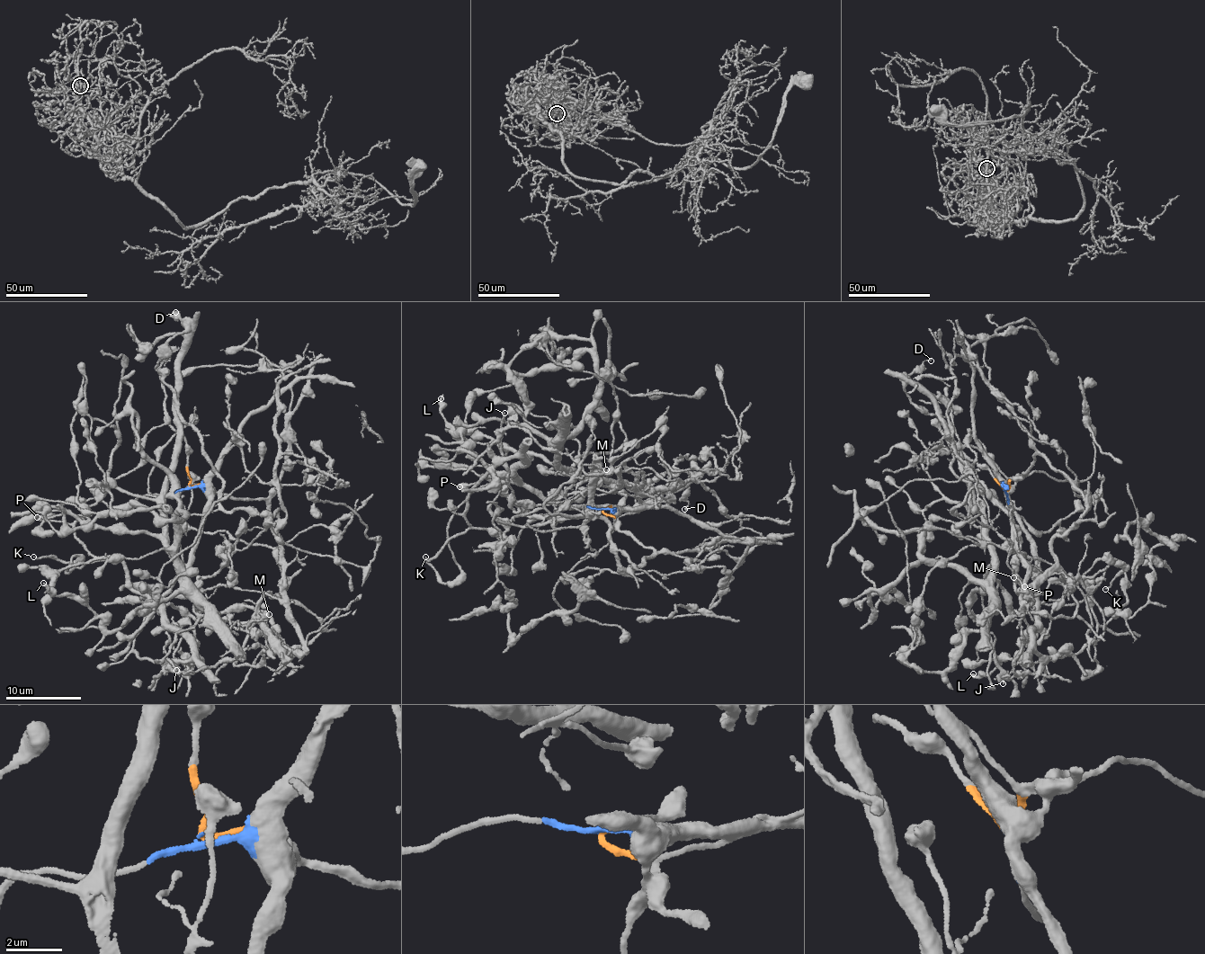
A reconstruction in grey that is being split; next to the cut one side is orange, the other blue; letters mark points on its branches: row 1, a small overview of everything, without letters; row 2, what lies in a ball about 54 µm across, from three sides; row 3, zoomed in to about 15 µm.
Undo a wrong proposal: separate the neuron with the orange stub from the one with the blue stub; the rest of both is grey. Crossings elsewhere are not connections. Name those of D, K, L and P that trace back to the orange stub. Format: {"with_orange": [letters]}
{"with_orange": ["D"]}

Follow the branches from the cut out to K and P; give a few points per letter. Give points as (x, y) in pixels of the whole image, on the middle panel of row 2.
K: (602, 508), (569, 505), (509, 478), (475, 489), (452, 515), (455, 583), (425, 556)
P: (602, 508), (569, 505), (520, 481), (505, 483), (504, 476), (482, 476), (459, 486)

